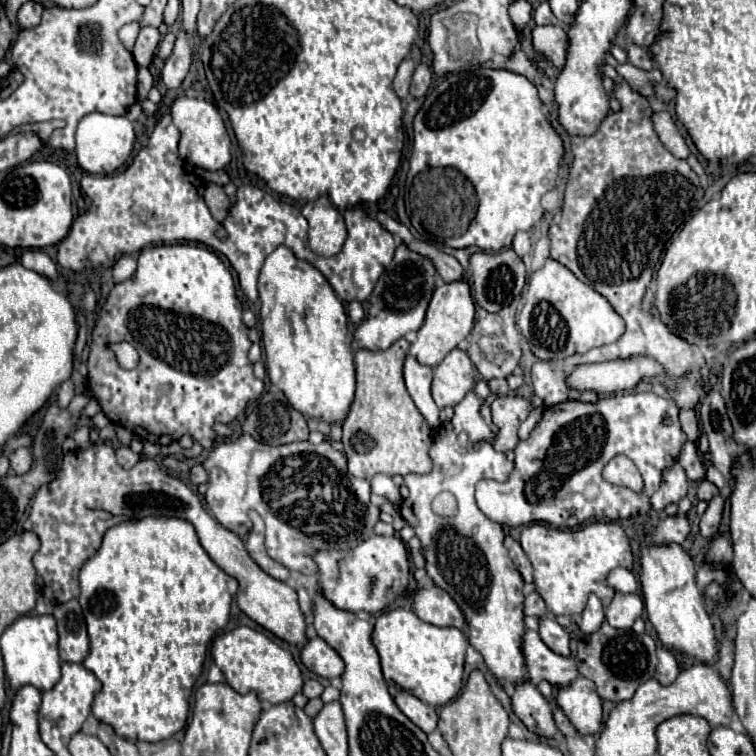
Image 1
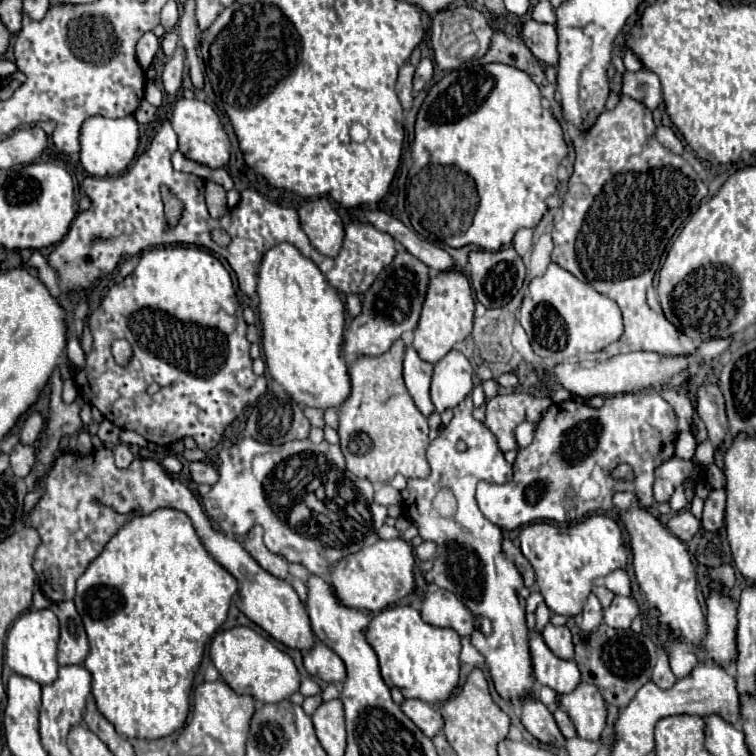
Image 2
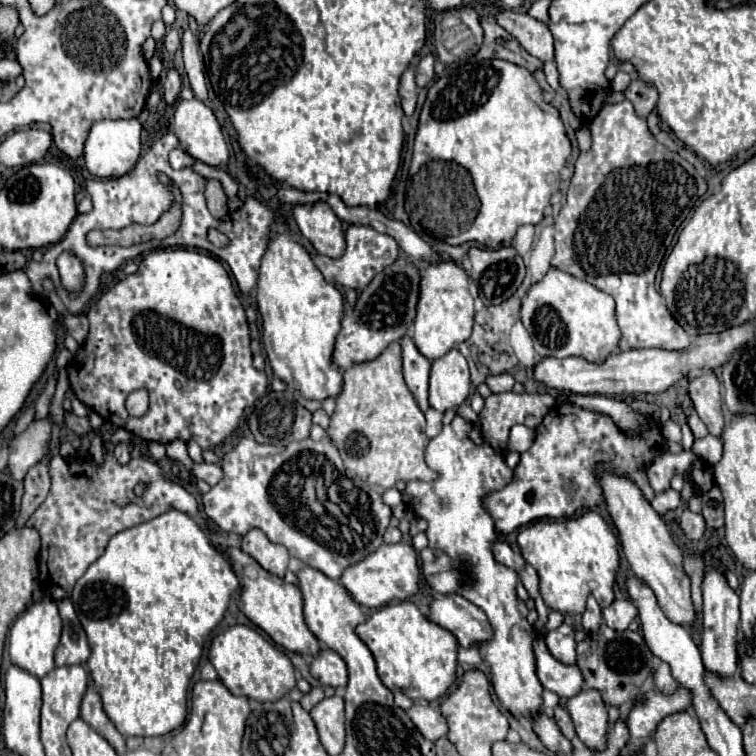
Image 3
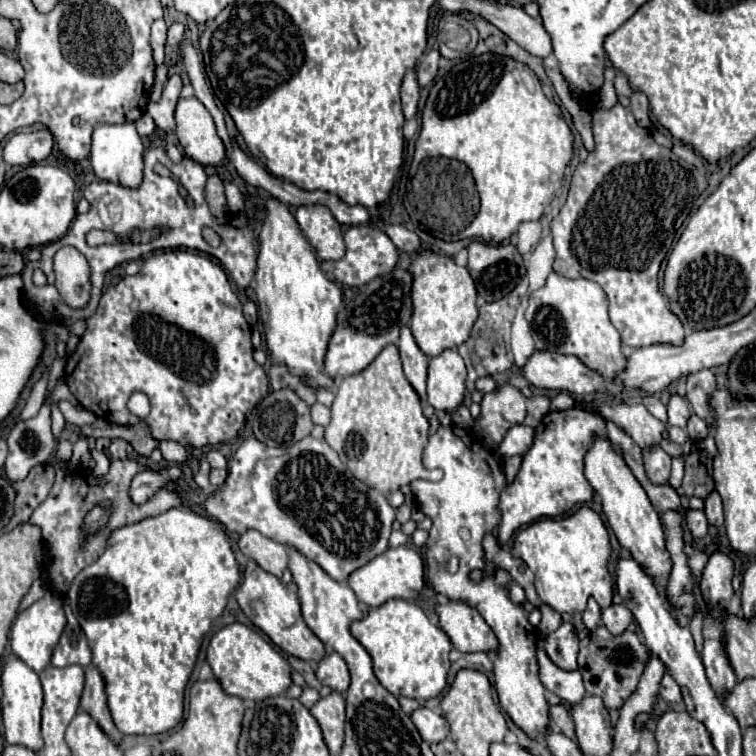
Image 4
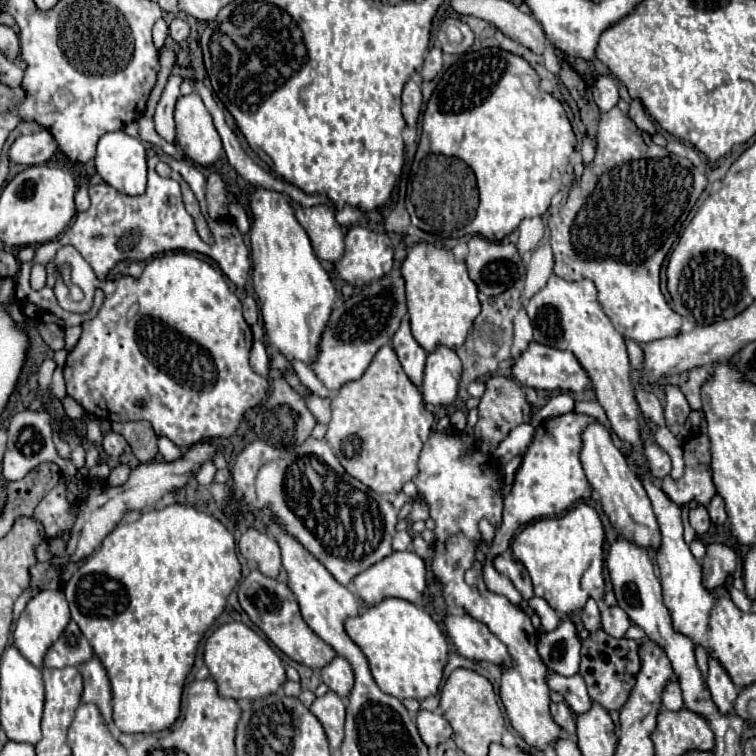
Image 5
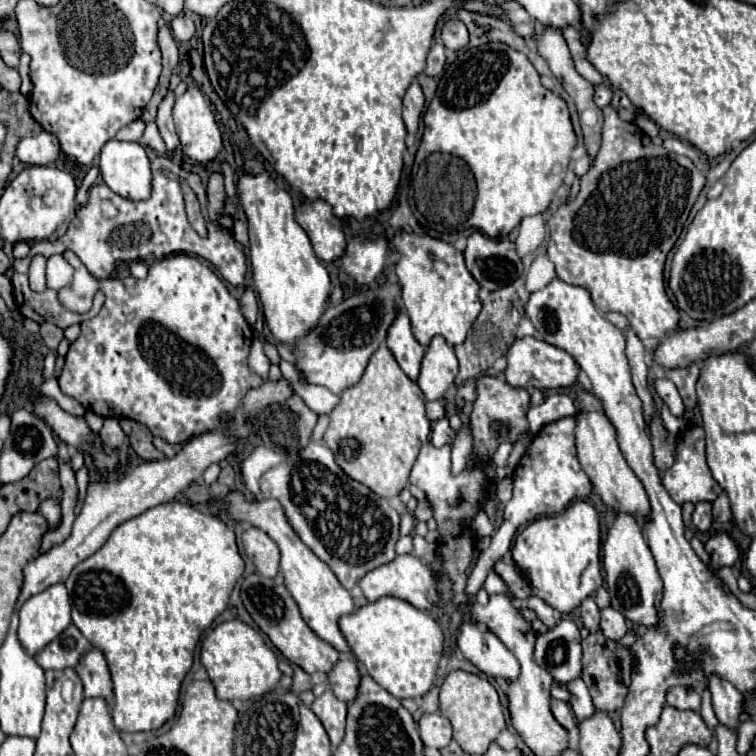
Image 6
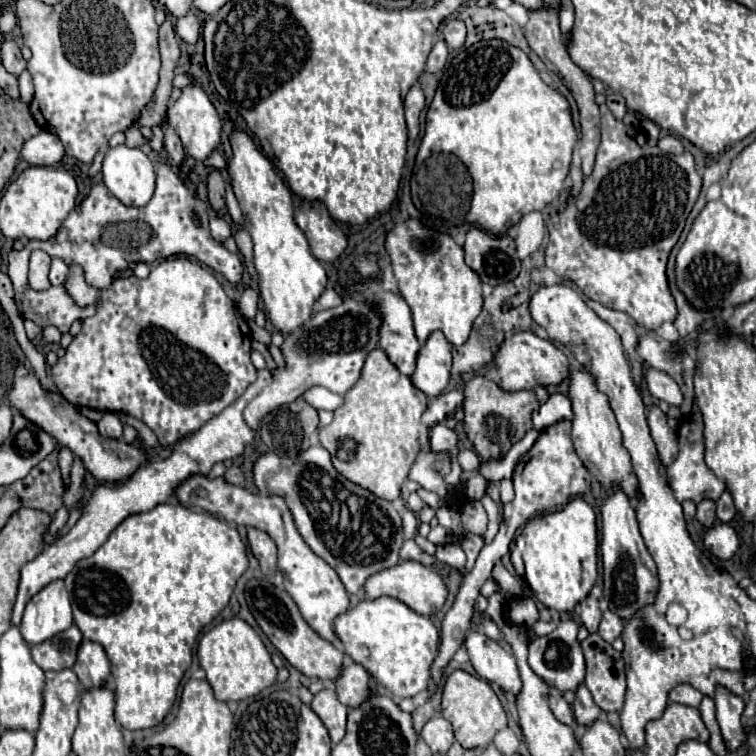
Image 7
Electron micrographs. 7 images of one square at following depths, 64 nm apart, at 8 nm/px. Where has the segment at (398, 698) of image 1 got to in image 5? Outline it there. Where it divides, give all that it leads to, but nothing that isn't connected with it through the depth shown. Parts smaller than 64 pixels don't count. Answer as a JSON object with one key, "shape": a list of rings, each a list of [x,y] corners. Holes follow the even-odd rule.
{"shape":[[[420,710],[416,714],[416,726],[418,726],[418,732],[428,748],[438,746],[438,744],[446,742],[446,738],[452,736],[450,724],[446,722],[446,718],[442,718],[440,712]]]}

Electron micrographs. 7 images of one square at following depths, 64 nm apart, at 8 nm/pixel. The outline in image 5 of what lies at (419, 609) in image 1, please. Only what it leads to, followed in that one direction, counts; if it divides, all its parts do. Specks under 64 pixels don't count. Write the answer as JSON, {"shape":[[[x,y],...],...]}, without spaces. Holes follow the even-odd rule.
{"shape":[[[446,614],[444,628],[448,638],[452,638],[458,654],[470,660],[488,660],[498,668],[510,662],[506,646],[488,630],[488,626],[470,614]]]}

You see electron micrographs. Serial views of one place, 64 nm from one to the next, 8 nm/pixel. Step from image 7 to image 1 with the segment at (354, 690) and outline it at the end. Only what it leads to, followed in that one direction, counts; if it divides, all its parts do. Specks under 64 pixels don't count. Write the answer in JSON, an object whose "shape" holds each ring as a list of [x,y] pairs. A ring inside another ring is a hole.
{"shape":[[[310,638],[300,650],[300,660],[310,672],[324,678],[336,678],[344,670],[340,654],[322,638]]]}

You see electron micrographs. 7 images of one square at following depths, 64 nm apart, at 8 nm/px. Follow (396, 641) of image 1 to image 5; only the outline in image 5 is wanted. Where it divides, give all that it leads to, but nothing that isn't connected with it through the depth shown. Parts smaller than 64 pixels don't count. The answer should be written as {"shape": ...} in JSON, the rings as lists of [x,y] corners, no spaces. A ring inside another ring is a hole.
{"shape":[[[386,598],[360,616],[348,618],[346,632],[366,654],[372,676],[384,692],[398,700],[424,700],[438,692],[444,672],[442,660],[448,660],[448,640],[426,610],[402,598]]]}

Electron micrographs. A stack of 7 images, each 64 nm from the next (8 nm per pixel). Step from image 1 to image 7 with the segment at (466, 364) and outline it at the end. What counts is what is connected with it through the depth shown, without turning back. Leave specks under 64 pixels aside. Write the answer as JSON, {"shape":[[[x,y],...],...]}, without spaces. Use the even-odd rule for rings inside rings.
{"shape":[[[434,332],[418,354],[418,366],[412,376],[412,382],[428,398],[436,398],[448,386],[450,368],[452,368],[452,346],[442,332]]]}

